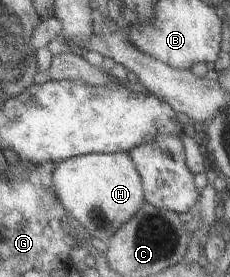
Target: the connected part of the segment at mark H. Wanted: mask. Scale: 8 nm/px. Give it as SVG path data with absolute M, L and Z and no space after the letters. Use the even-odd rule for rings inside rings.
M127 152L91 153L62 160L51 174L51 186L67 214L87 230L90 238L105 242L145 202L141 176Z

